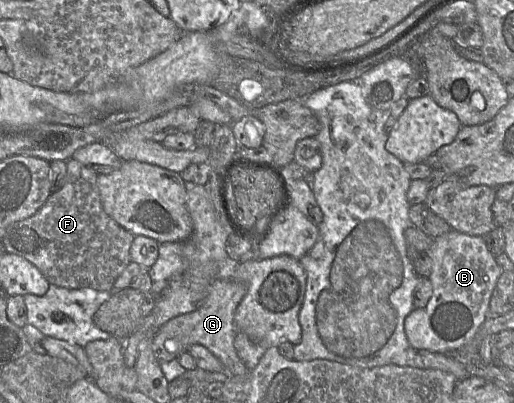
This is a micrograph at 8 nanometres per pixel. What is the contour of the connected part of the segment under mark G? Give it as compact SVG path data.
M216 279L212 282L208 296L201 306L193 312L176 316L166 322L153 337L153 353L159 364L177 359L182 353L199 344L206 347L224 366L230 376L243 376L248 368L239 358L234 347L236 329L234 314L237 306L247 293L247 285L232 279Z

